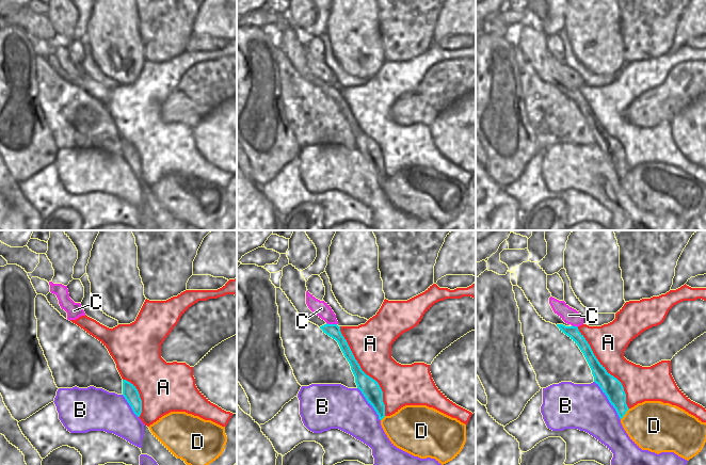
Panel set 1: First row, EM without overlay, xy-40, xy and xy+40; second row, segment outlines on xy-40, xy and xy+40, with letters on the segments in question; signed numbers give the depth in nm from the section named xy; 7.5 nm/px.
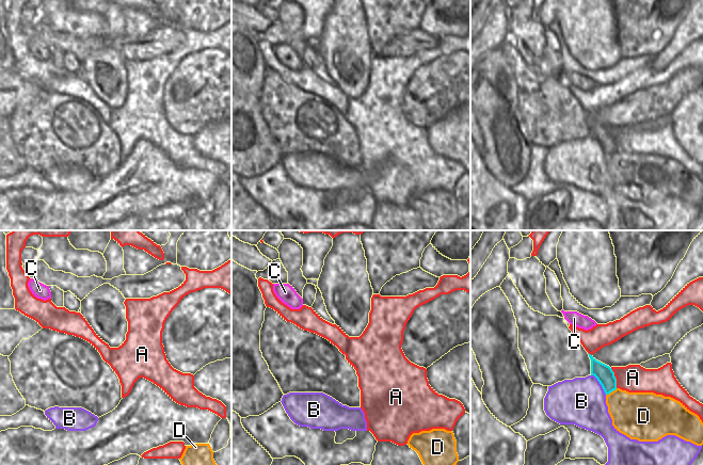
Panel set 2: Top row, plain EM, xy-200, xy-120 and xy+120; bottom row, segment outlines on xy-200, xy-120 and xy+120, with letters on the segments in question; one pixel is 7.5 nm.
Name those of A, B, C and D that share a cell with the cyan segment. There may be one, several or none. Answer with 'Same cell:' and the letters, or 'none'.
Same cell: none

